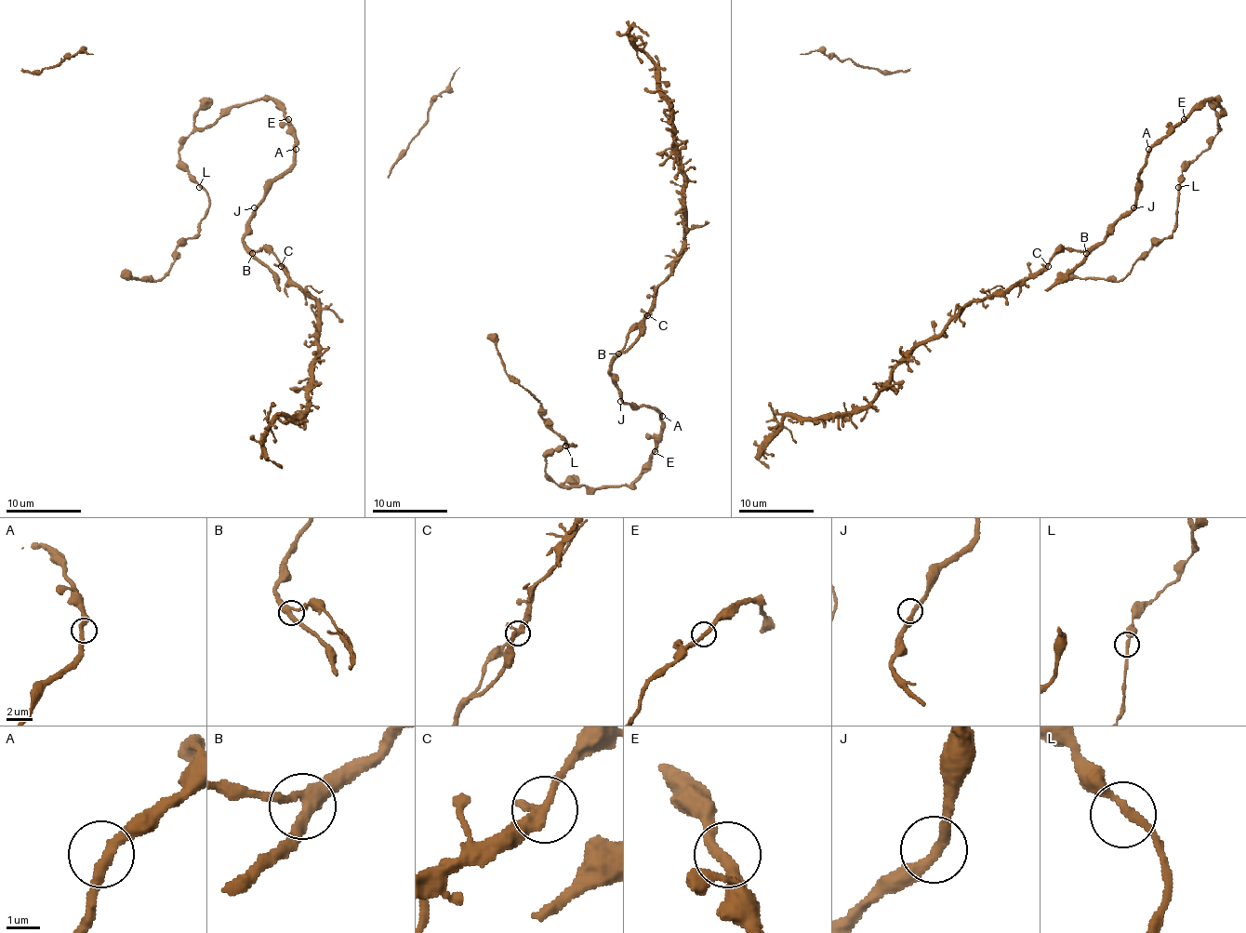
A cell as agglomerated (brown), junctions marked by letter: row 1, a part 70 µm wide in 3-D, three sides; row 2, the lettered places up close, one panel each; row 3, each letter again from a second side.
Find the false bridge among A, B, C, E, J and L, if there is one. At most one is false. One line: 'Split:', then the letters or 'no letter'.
Split: C

